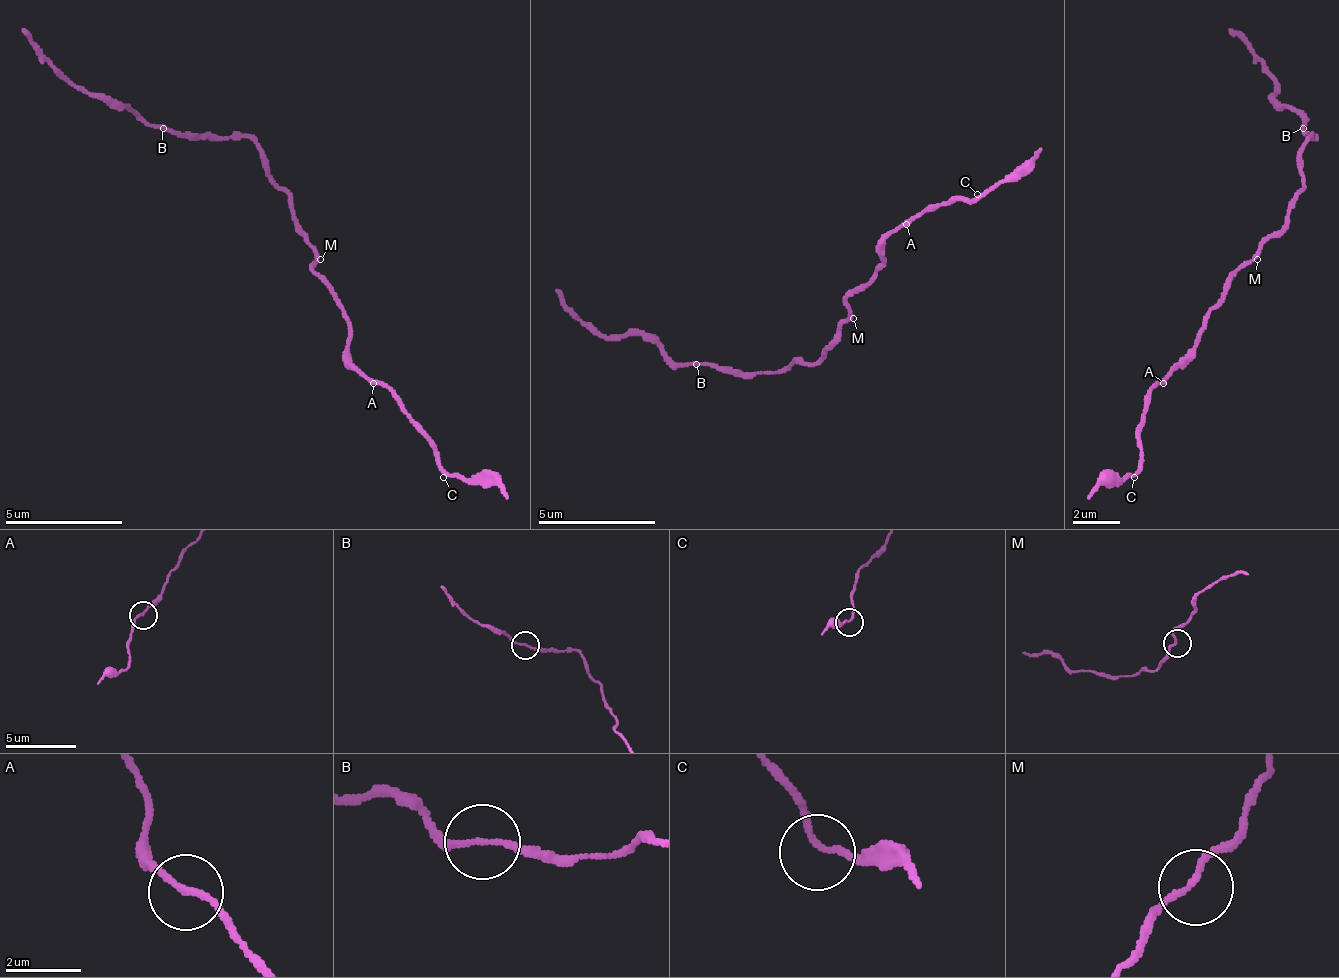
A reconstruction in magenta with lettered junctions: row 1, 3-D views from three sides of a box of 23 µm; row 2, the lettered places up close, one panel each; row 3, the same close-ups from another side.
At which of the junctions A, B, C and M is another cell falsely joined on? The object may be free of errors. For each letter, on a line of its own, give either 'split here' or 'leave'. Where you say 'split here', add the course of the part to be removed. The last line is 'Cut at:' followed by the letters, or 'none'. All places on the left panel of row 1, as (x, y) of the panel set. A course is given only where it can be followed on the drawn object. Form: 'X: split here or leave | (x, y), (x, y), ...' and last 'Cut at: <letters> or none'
A: leave
B: leave
C: leave
M: leave
Cut at: none

